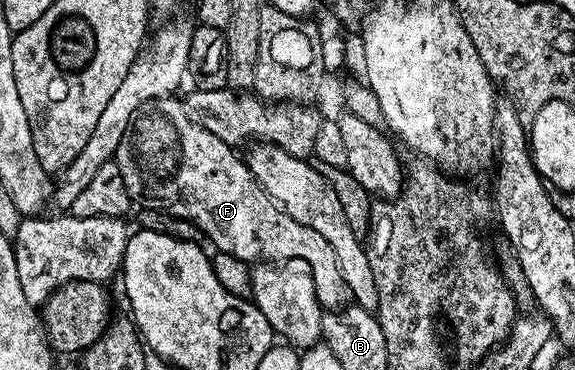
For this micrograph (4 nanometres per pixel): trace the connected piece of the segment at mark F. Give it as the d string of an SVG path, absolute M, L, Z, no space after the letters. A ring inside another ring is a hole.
M183 102L176 107L172 105L172 123L174 121L180 121L180 125L176 129L180 133L182 147L184 147L184 163L182 163L182 173L180 173L180 179L178 179L178 187L186 195L178 201L178 212L184 211L184 207L186 207L186 211L188 209L204 211L204 223L198 221L198 217L189 217L189 220L194 221L194 225L198 225L206 239L208 235L209 241L216 246L215 250L217 252L225 251L245 261L283 261L287 258L302 258L313 271L313 281L316 283L316 293L319 295L321 304L336 303L343 295L346 295L344 278L338 265L338 257L334 257L334 245L330 245L330 241L326 241L326 237L322 237L322 233L314 233L314 229L294 221L294 217L287 215L284 208L275 199L269 197L258 180L252 176L252 170L248 168L247 162L241 156L239 159L235 155L237 152L233 149L233 146L228 145L226 141L220 140L214 133L210 133L210 130L197 122ZM212 173L220 173L222 181L210 181L208 177ZM228 177L230 177L230 189L226 187L226 189L216 191L216 183L218 185L228 185Z

